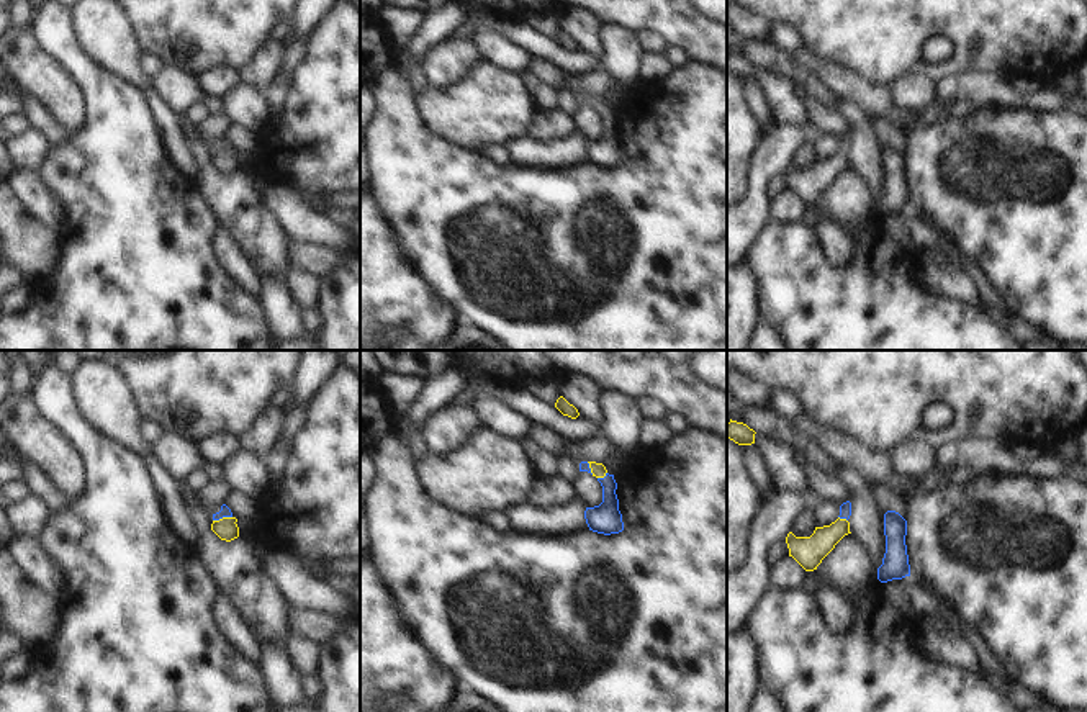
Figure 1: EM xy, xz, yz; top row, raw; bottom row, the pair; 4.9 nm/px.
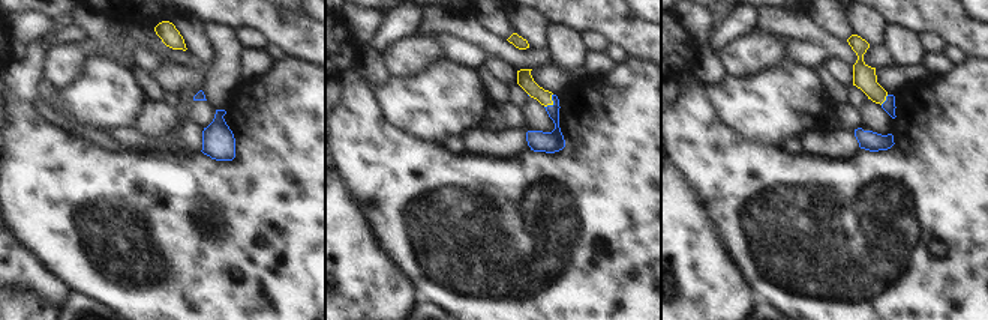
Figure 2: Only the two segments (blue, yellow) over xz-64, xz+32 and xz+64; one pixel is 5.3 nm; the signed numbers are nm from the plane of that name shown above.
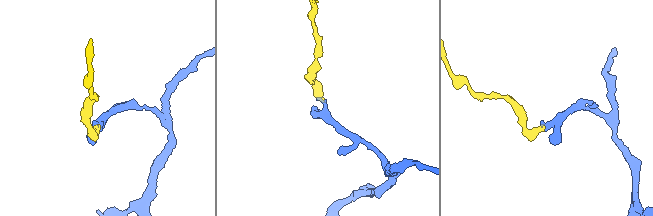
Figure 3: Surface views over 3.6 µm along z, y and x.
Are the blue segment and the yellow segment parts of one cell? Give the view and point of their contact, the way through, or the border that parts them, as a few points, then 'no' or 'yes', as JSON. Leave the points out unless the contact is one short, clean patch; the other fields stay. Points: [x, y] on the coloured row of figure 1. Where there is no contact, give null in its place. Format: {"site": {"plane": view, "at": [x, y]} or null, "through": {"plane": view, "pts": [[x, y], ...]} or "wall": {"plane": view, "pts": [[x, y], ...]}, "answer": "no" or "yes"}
{"site": {"plane": "xy", "at": [221, 518]}, "through": {"plane": "xy", "pts": [[225, 511], [221, 518], [226, 529]]}, "answer": "yes"}

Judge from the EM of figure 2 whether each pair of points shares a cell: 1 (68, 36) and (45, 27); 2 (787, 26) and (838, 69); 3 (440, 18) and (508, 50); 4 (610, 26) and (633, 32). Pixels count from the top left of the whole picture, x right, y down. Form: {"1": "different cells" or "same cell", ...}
{"1": "different cells", "2": "different cells", "3": "same cell", "4": "same cell"}

